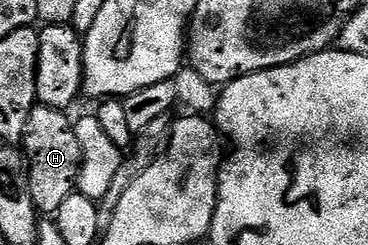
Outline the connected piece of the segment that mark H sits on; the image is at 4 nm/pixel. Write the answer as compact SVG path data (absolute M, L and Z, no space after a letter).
M37 104L32 107L30 116L26 120L26 132L24 133L24 140L22 143L22 153L26 159L26 165L28 167L28 191L30 192L30 196L34 200L37 211L39 211L39 213L44 216L55 215L56 210L58 208L62 208L62 200L66 200L66 196L70 196L77 189L78 186L78 179L80 176L80 149L78 148L76 127L74 125L73 119L71 117L68 119L68 116L69 115L63 110L55 110L54 108L50 108L49 106L42 106Z

